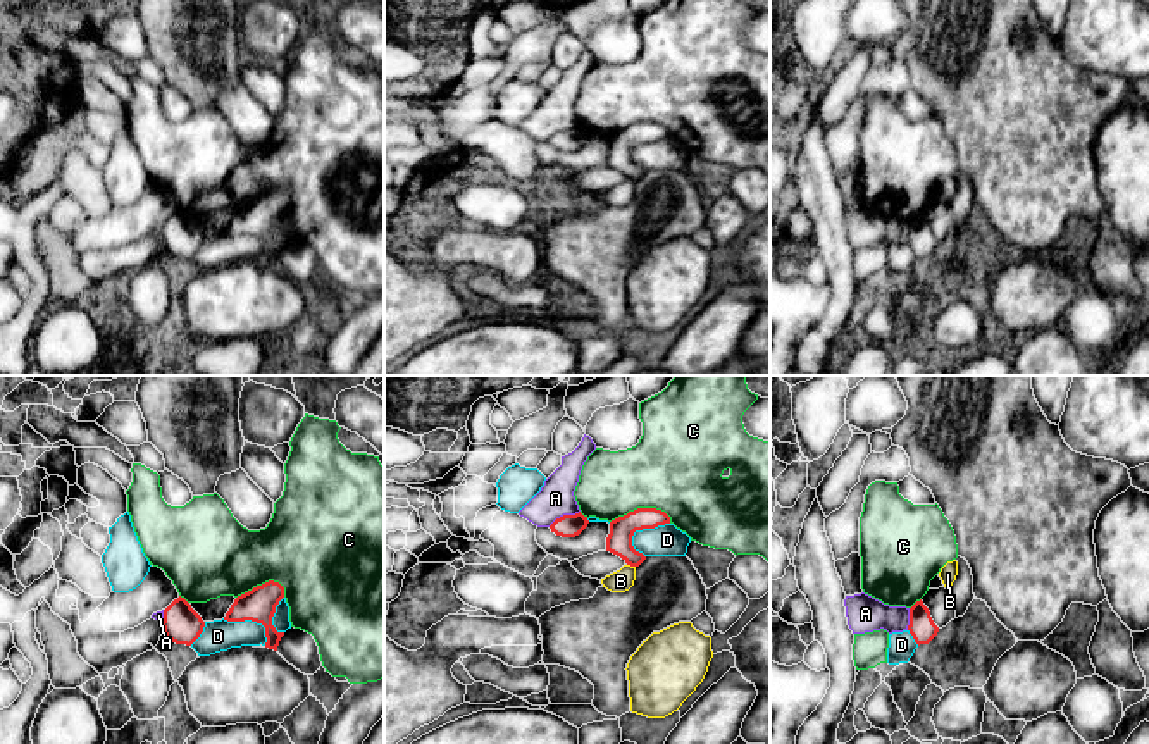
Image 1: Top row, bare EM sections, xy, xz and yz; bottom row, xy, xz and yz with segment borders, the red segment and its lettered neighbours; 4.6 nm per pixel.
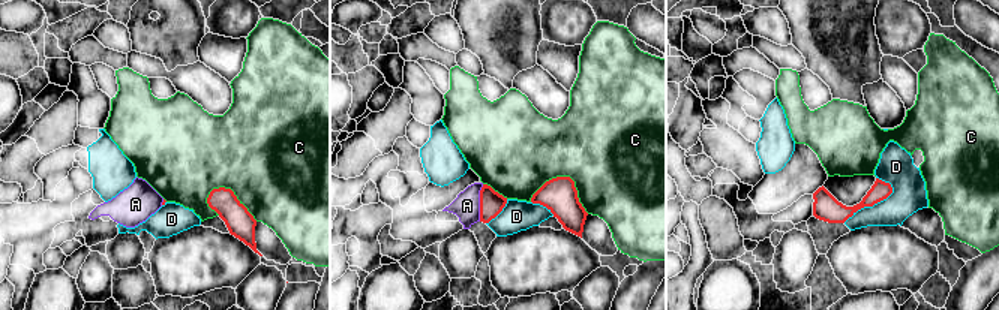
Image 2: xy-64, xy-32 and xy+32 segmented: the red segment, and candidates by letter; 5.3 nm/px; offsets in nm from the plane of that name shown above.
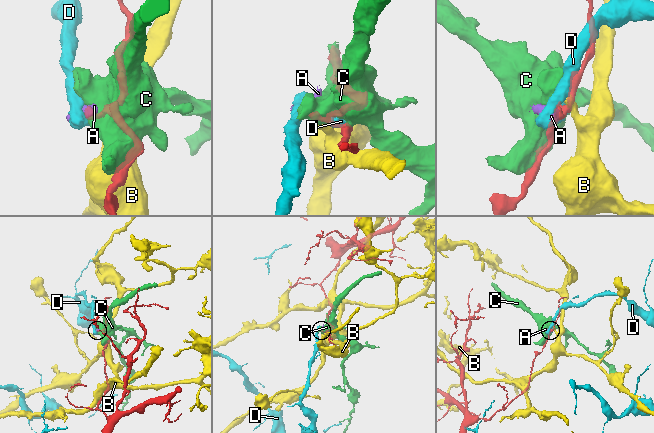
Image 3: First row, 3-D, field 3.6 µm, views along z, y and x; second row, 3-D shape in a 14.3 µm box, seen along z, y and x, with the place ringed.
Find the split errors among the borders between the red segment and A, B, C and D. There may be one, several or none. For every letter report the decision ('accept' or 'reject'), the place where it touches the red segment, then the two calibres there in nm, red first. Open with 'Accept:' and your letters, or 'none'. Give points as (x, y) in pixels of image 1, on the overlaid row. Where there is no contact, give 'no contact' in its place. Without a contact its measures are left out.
Accept: none
A: reject; meets red in xz at (564, 515); 110 nm thick on the red side, 160 nm on the other
B: reject; meets red in xz at (631, 565); 120 nm thick on the red side, 110 nm on the other
C: reject; meets red in xz at (639, 508); 120 nm thick on the red side, 420 nm on the other
D: reject; meets red in xz at (643, 527); 120 nm thick on the red side, 150 nm on the other

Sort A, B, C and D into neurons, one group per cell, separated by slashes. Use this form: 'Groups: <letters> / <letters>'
Groups: A / B / C / D

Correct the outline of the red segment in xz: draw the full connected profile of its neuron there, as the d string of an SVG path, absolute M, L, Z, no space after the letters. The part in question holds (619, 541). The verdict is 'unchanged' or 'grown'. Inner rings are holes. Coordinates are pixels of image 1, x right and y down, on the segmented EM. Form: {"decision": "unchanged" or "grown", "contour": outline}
{"decision": "unchanged", "contour": "M637 508L610 522L606 551L620 556L627 565L639 567L646 556L634 549L632 536L636 530L655 529L670 524L670 517L656 508Z"}

